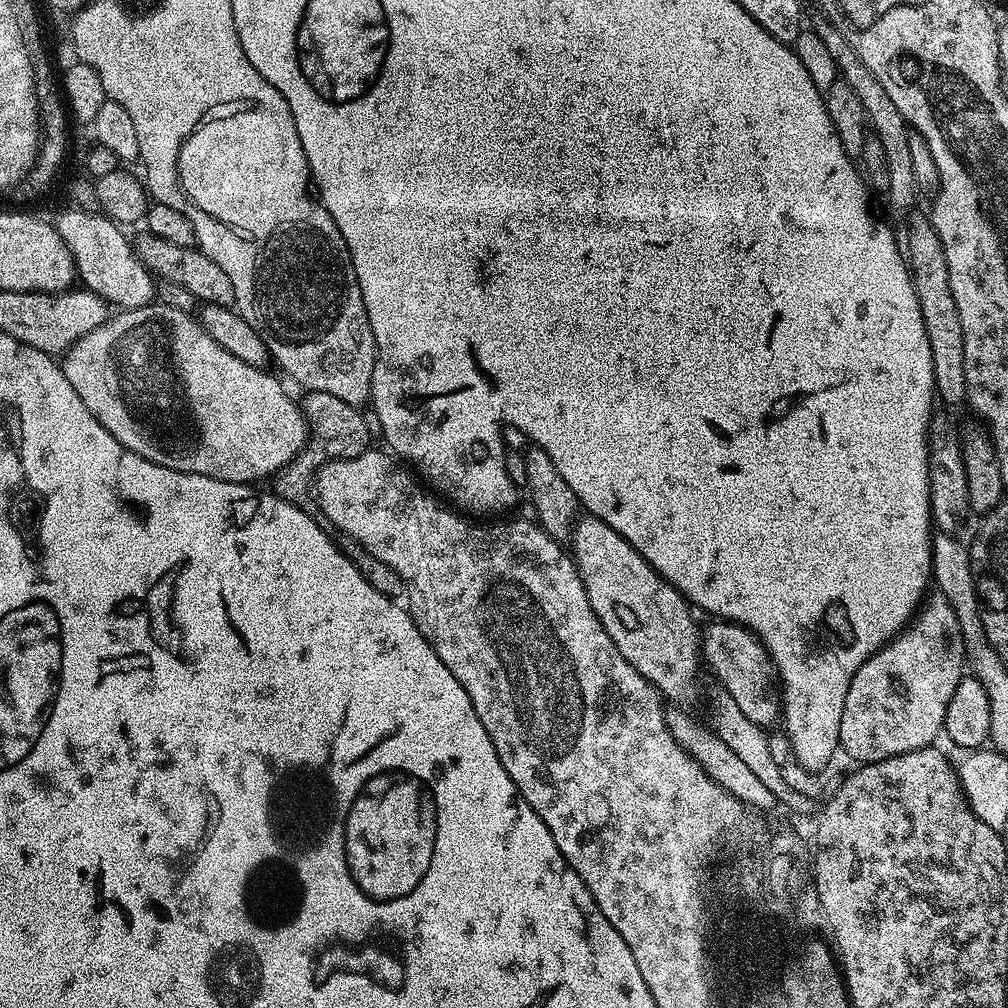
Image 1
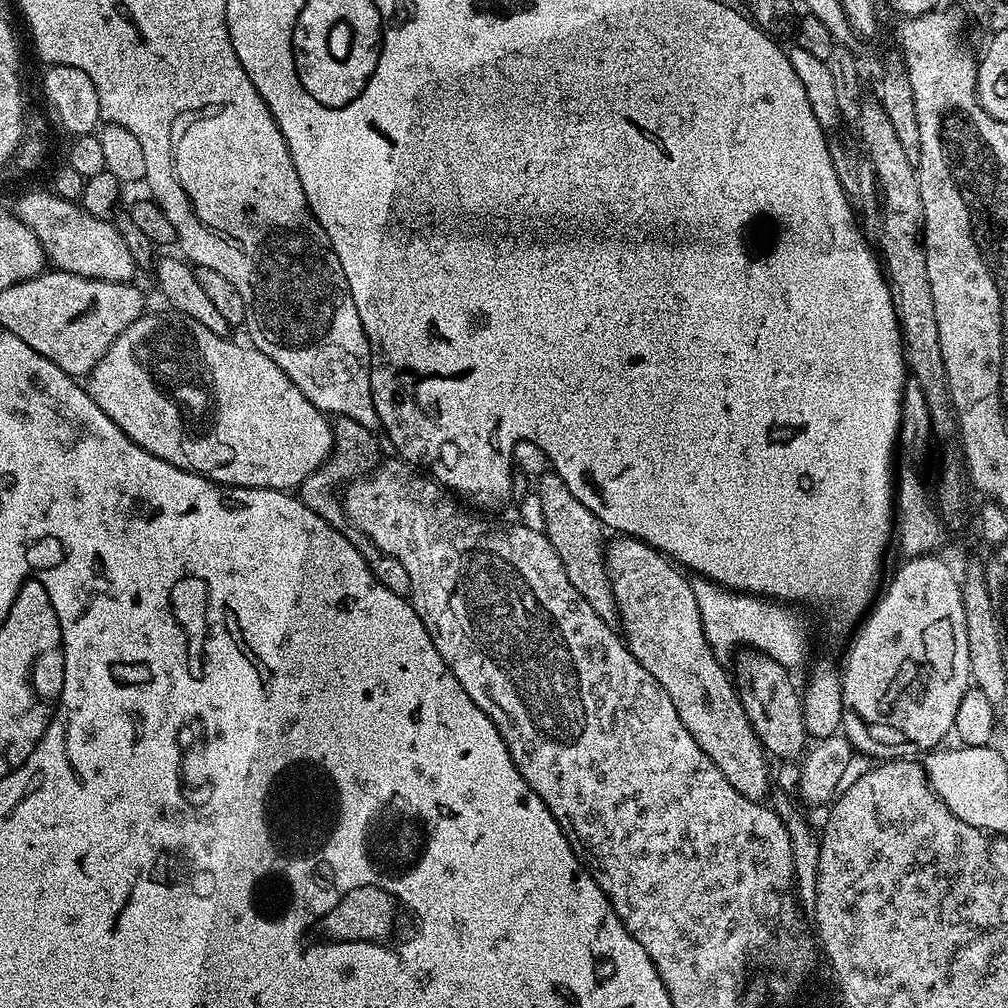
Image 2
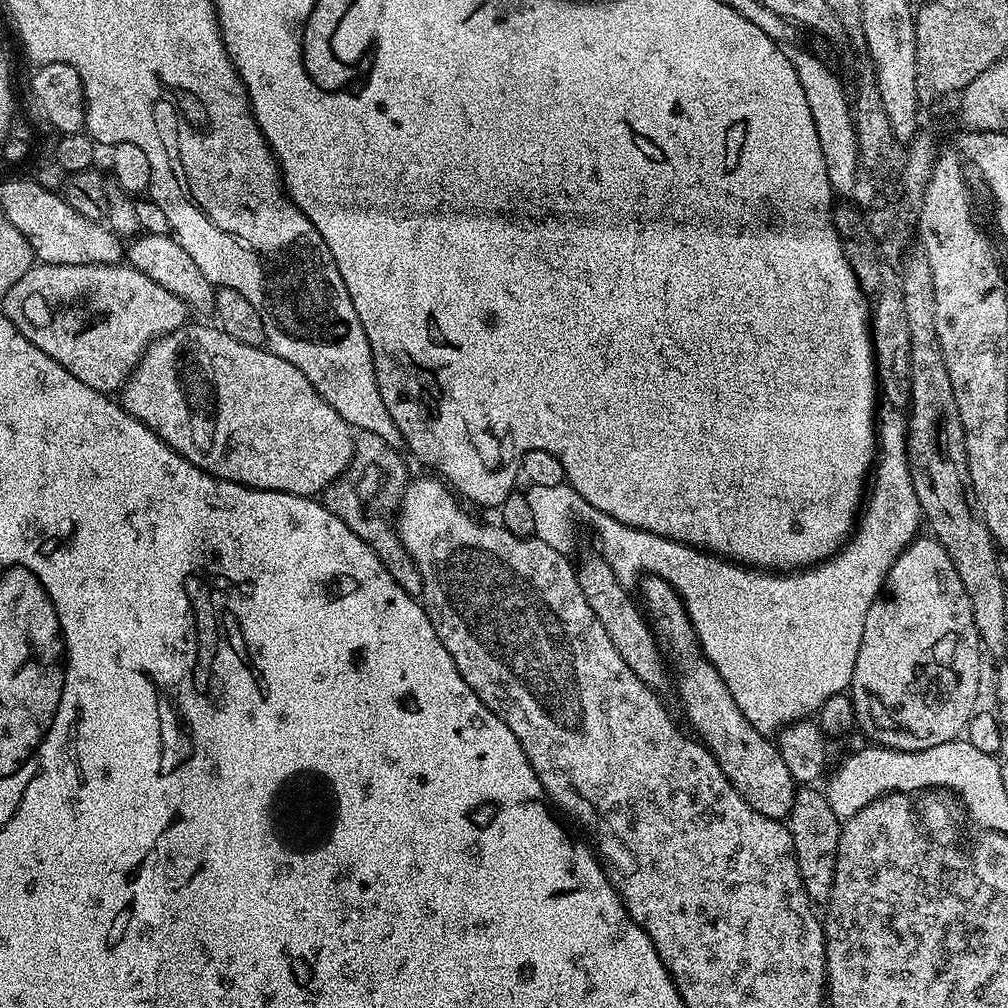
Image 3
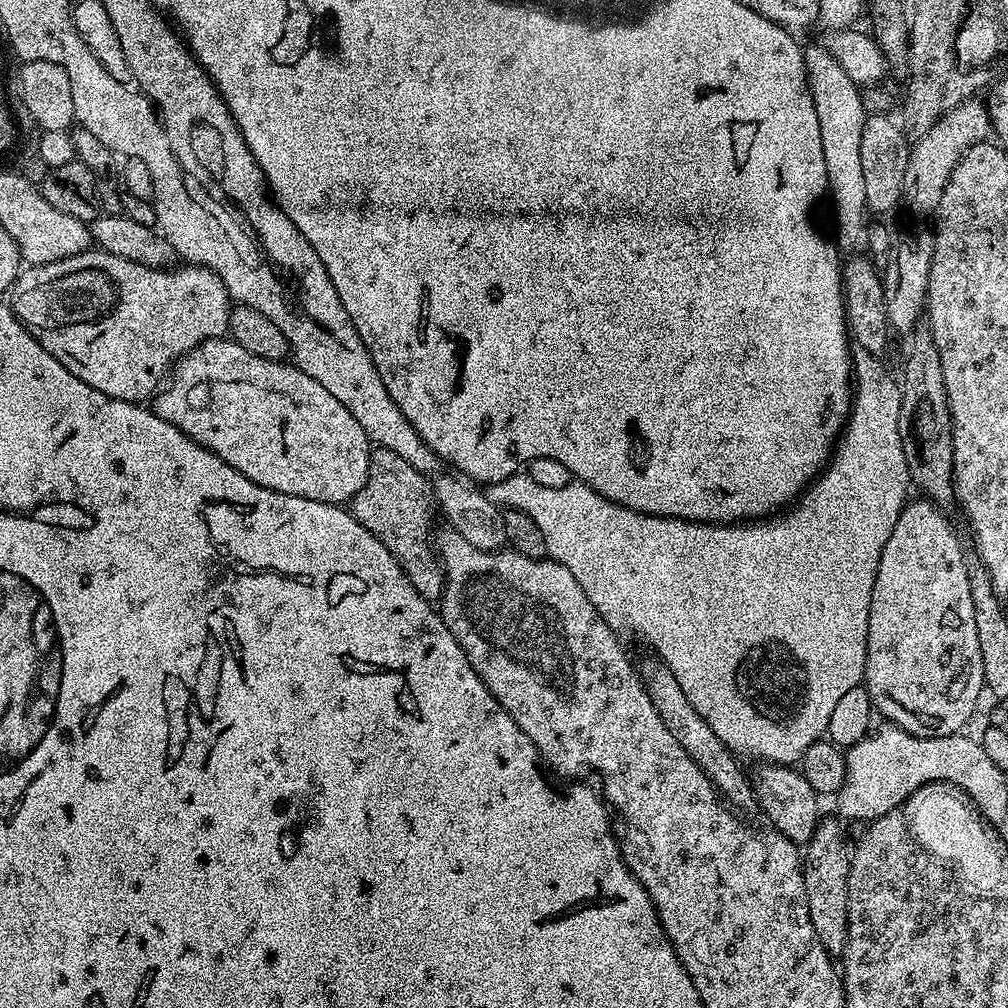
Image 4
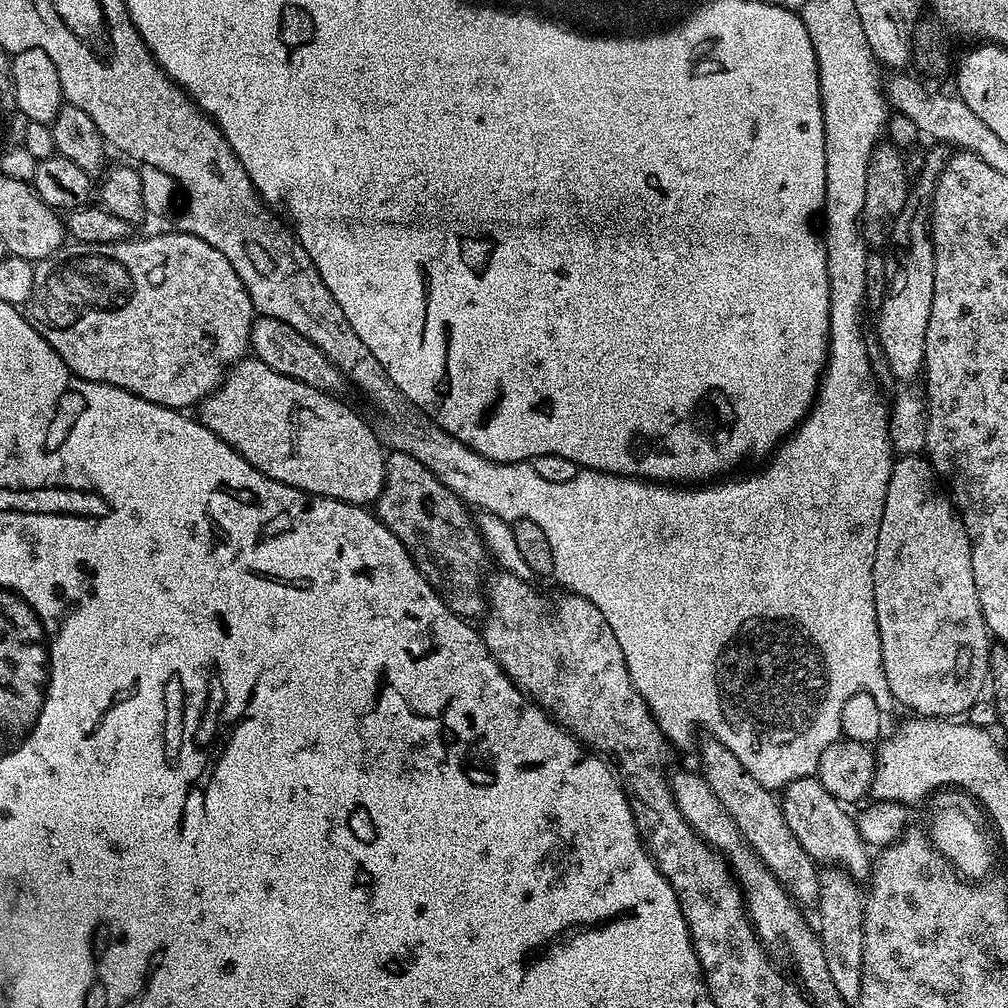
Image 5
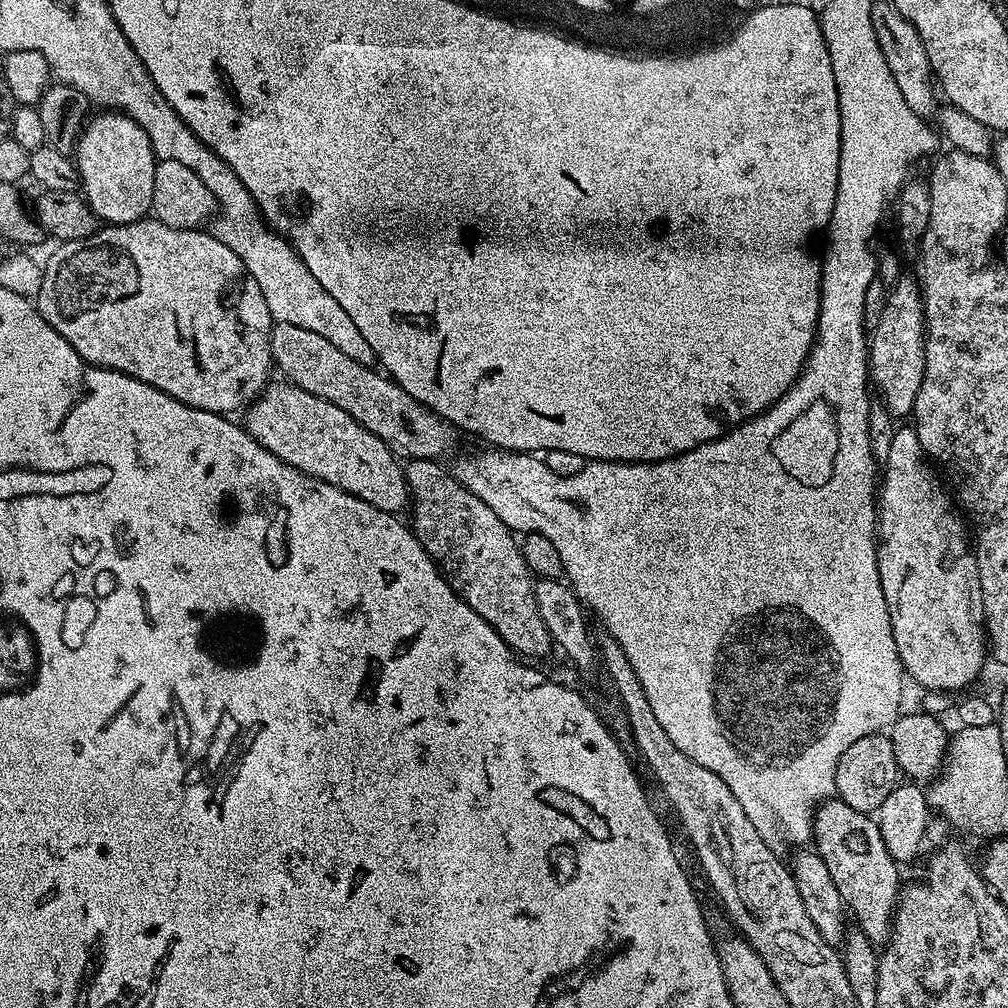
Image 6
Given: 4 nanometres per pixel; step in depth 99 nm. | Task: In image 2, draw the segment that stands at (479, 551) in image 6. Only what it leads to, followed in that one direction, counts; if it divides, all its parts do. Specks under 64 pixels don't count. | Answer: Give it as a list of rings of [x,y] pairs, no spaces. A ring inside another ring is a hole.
[[[335,417],[332,424],[332,452],[322,467],[314,470],[314,474],[310,474],[310,478],[306,478],[300,483],[298,498],[307,508],[314,510],[314,514],[318,514],[318,518],[322,518],[334,530],[338,530],[348,539],[350,546],[354,546],[354,550],[358,550],[358,554],[362,554],[366,566],[370,566],[374,578],[378,578],[378,582],[382,582],[382,586],[386,586],[386,590],[394,590],[394,594],[408,598],[412,595],[412,583],[410,574],[406,574],[406,566],[402,566],[402,562],[398,562],[398,558],[390,558],[390,554],[378,550],[378,546],[374,546],[374,542],[370,542],[368,535],[354,527],[349,522],[347,514],[344,513],[342,489],[349,482],[367,476],[377,464],[381,463],[382,455],[380,456],[380,444],[376,441],[376,435],[377,433],[373,429],[362,426],[362,422],[354,422],[354,418]]]

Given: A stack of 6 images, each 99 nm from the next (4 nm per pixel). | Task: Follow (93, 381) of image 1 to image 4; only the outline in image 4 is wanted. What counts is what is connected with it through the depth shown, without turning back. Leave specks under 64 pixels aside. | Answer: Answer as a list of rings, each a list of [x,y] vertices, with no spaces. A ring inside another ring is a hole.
[[[231,338],[207,340],[180,357],[171,369],[170,383],[154,397],[154,411],[266,490],[344,506],[366,484],[374,445],[358,418],[295,363],[255,356]]]

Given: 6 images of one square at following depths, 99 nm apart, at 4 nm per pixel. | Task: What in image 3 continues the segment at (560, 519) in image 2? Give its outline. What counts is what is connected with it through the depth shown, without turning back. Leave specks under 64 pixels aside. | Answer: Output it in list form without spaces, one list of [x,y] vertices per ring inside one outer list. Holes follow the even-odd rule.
[[[594,556],[577,565],[576,577],[582,589],[583,597],[593,610],[598,622],[605,627],[614,650],[621,654],[626,666],[642,679],[642,682],[653,690],[661,690],[668,682],[668,676],[662,660],[661,647],[657,642],[653,629],[643,616],[637,601],[631,600],[627,587],[619,582],[611,566],[603,557]]]

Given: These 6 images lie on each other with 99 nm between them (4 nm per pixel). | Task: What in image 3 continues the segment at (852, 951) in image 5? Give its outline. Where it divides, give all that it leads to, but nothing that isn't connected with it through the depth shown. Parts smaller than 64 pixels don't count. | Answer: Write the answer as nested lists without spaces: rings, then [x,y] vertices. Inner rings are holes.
[[[802,786],[797,789],[792,803],[793,812],[787,817],[791,840],[795,846],[795,858],[798,862],[800,876],[809,899],[815,903],[825,903],[832,895],[833,874],[836,869],[838,838],[841,836],[842,822],[830,808],[825,793],[817,791],[814,786]],[[812,852],[822,852],[822,858]]]

